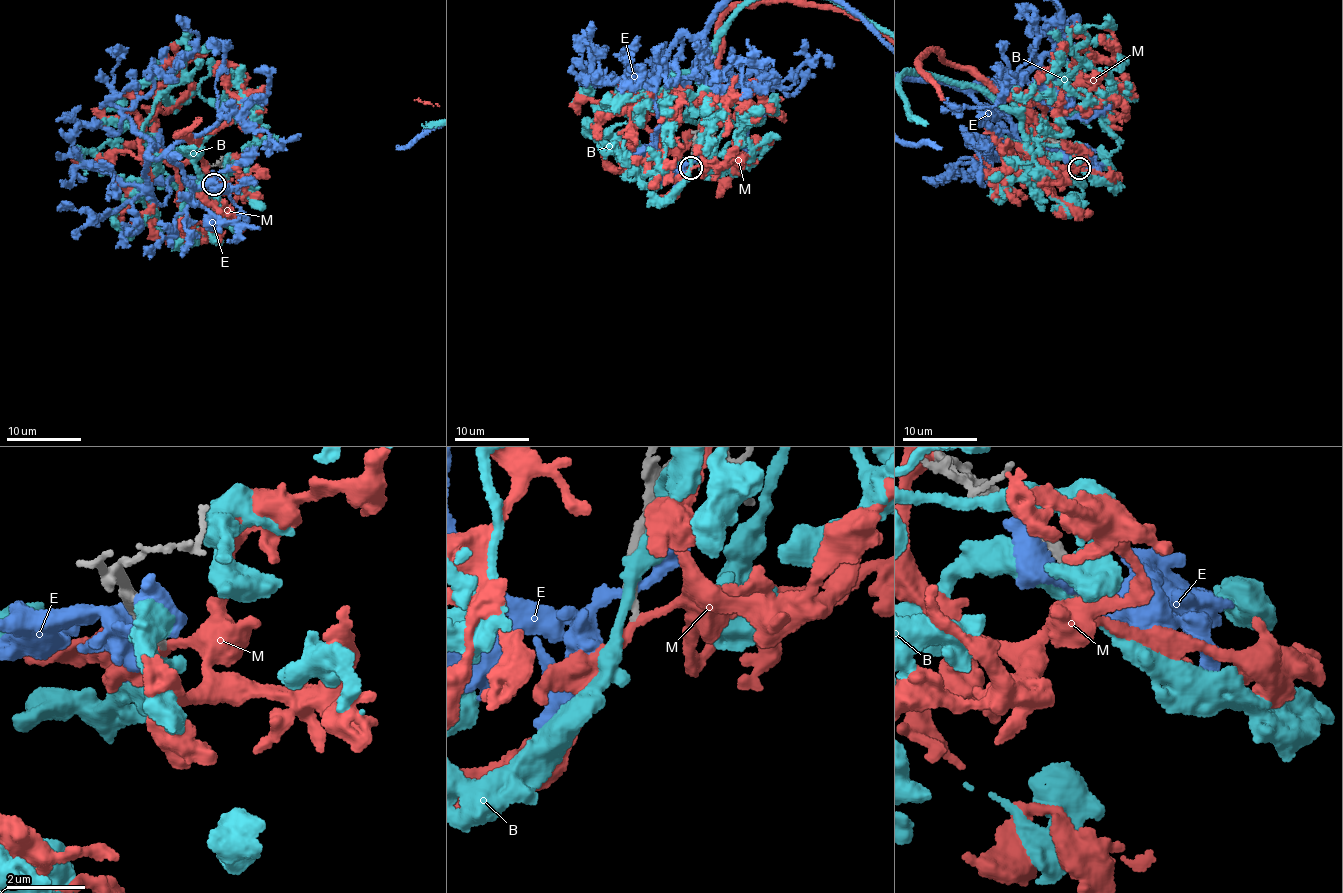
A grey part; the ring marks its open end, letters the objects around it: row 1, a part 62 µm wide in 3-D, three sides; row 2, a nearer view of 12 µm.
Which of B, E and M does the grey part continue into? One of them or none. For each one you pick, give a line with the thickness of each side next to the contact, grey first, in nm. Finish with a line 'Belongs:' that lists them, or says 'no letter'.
Belongs: no letter

